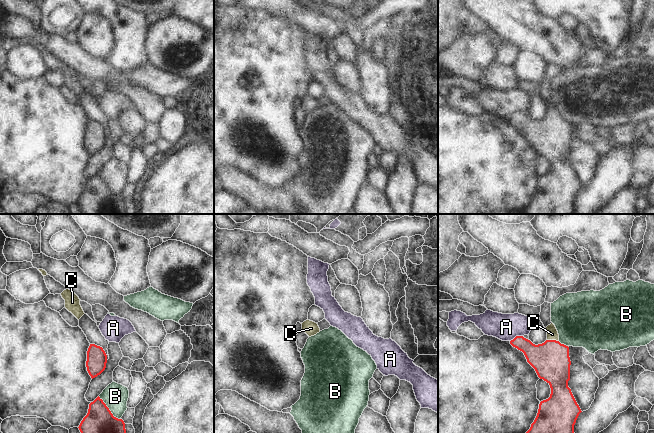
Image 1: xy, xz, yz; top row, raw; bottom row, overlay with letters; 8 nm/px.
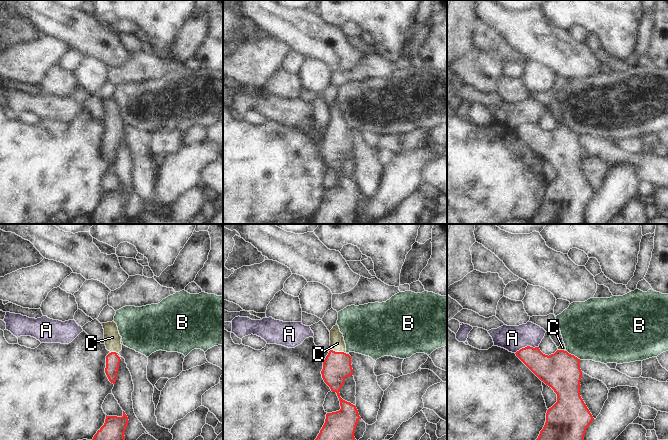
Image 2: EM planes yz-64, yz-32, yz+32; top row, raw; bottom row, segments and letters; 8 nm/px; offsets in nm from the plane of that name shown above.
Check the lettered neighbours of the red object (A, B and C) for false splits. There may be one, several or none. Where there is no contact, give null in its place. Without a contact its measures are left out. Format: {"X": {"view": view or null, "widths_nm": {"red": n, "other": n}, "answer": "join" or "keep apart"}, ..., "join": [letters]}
{"A": {"view": "yz", "widths_nm": {"red": 200, "other": 220}, "answer": "keep apart"}, "B": {"view": "xy", "widths_nm": {"red": 220, "other": 200}, "answer": "keep apart"}, "C": {"view": "yz", "widths_nm": {"red": 300, "other": 100}, "answer": "join"}, "join": ["C"]}

